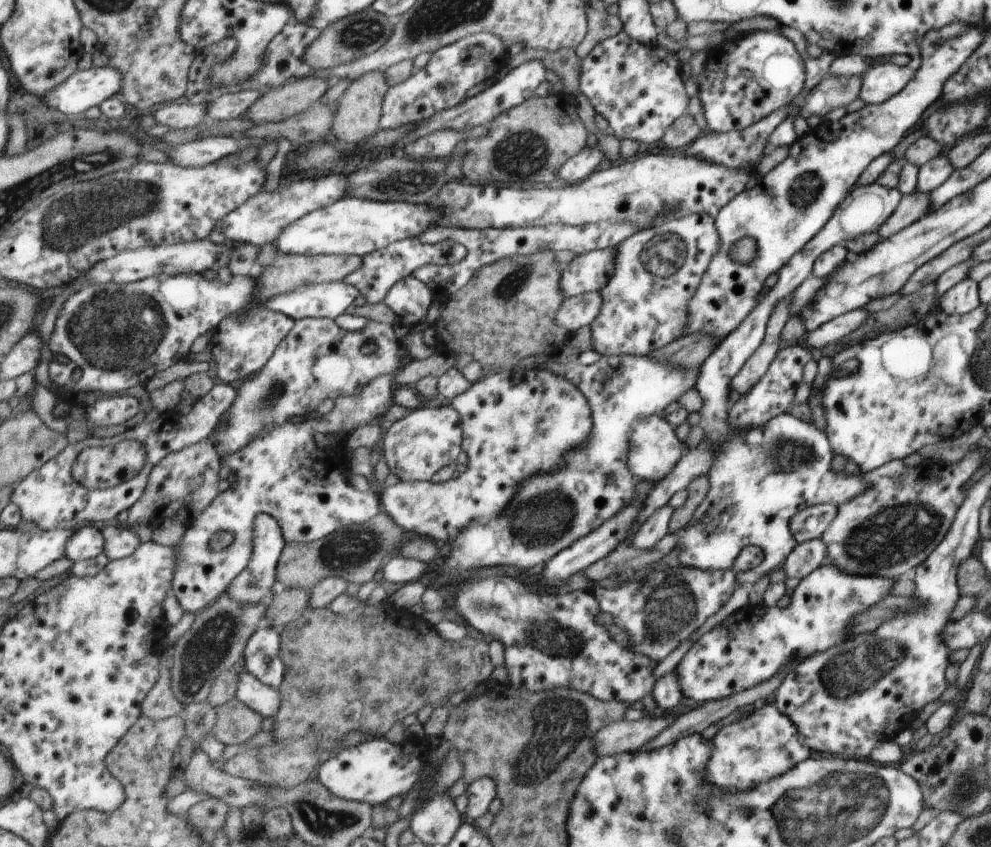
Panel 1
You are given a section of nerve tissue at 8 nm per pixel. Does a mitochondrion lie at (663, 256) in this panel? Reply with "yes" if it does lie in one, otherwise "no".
yes

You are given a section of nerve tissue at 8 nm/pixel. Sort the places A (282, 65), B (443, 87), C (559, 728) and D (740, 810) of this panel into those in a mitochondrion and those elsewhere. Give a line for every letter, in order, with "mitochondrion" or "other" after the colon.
A: other
B: mitochondrion
C: mitochondrion
D: mitochondrion

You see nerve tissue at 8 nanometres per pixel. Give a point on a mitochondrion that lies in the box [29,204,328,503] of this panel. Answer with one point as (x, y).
(115, 330)

